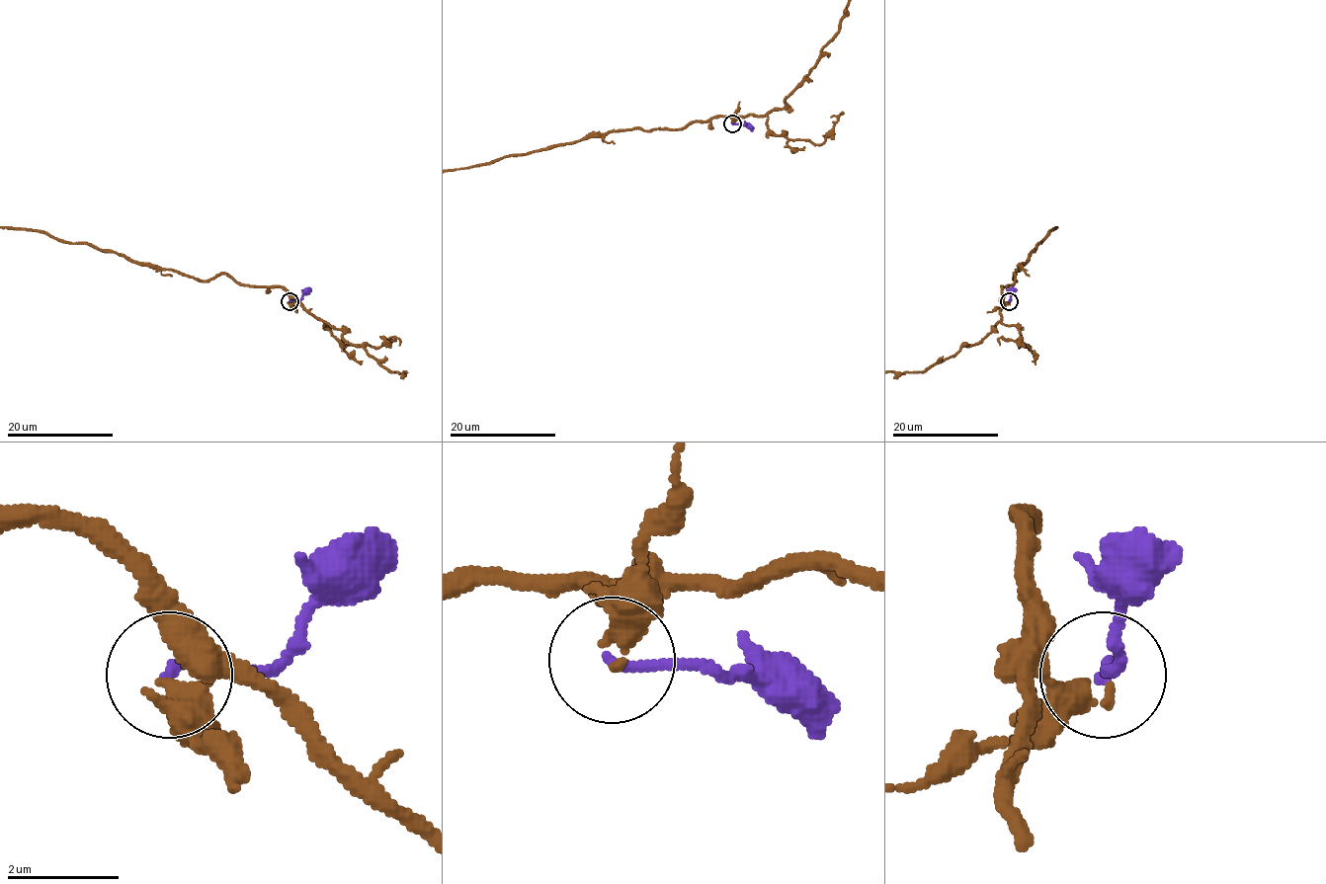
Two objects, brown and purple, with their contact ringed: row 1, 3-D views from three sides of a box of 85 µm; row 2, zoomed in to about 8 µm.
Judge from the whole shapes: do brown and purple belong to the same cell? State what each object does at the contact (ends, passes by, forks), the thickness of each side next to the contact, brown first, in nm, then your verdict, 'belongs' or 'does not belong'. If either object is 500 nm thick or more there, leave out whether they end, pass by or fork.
brown ends there; purple ends there; 220 nm thick on the brown side, 180 nm on the other; does not belong

